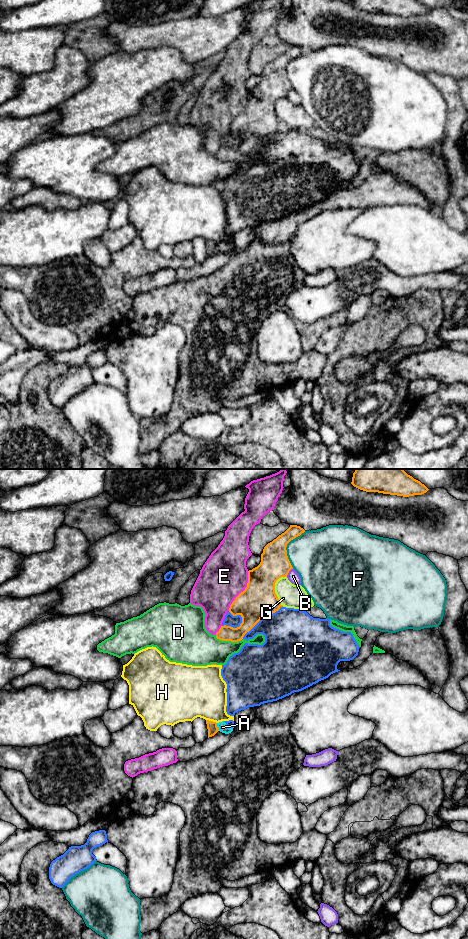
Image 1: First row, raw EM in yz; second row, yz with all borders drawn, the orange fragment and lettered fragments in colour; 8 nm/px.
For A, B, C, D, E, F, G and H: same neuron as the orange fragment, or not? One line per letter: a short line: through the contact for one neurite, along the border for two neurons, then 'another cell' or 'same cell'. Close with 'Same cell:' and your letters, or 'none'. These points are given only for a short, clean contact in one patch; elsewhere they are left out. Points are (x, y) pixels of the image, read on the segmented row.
A: line yz (216, 723), (219, 730); another cell
B: another cell
C: another cell
D: another cell
E: another cell
F: another cell
G: another cell
H: line yz (206, 719), (216, 723); another cell
Same cell: none

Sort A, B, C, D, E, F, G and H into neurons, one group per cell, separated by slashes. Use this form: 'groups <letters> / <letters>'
groups A C / B / D / E / F / G / H

